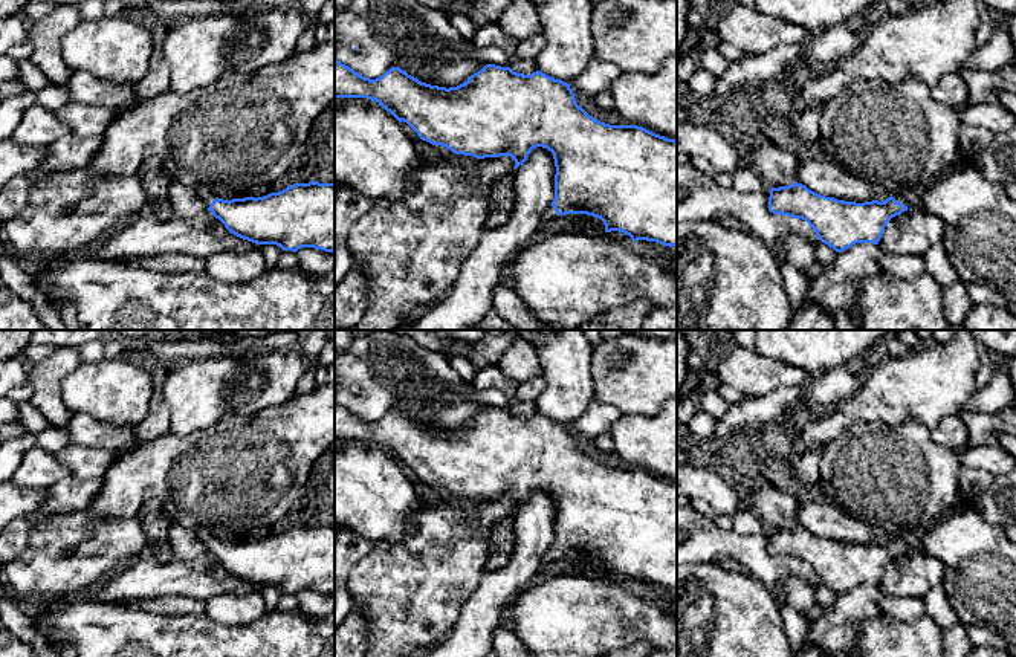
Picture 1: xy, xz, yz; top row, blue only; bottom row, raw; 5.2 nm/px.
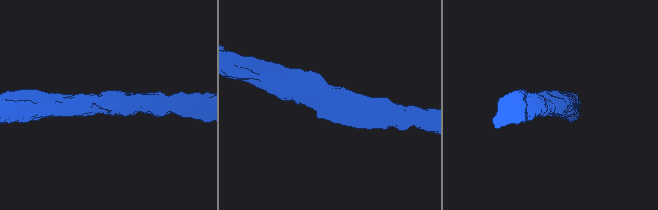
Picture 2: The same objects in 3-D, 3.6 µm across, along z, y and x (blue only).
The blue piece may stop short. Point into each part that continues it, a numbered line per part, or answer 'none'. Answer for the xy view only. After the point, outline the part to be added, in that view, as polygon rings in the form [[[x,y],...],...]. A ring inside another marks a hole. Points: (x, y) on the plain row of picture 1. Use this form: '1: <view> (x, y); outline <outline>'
1: xy (208, 540); outline [[[205,530],[197,532],[200,541],[206,545],[206,549],[209,550],[209,547],[217,541],[215,535],[208,533]]]

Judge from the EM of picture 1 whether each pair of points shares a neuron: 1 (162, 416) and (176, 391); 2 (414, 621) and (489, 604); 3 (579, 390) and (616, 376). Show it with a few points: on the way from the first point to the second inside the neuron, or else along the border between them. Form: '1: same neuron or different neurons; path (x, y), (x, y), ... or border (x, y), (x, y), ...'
1: different neurons; border (156, 388), (168, 408), (171, 431)
2: different neurons; border (480, 579), (463, 604), (452, 628), (440, 640)
3: different neurons; border (590, 349), (595, 398)

